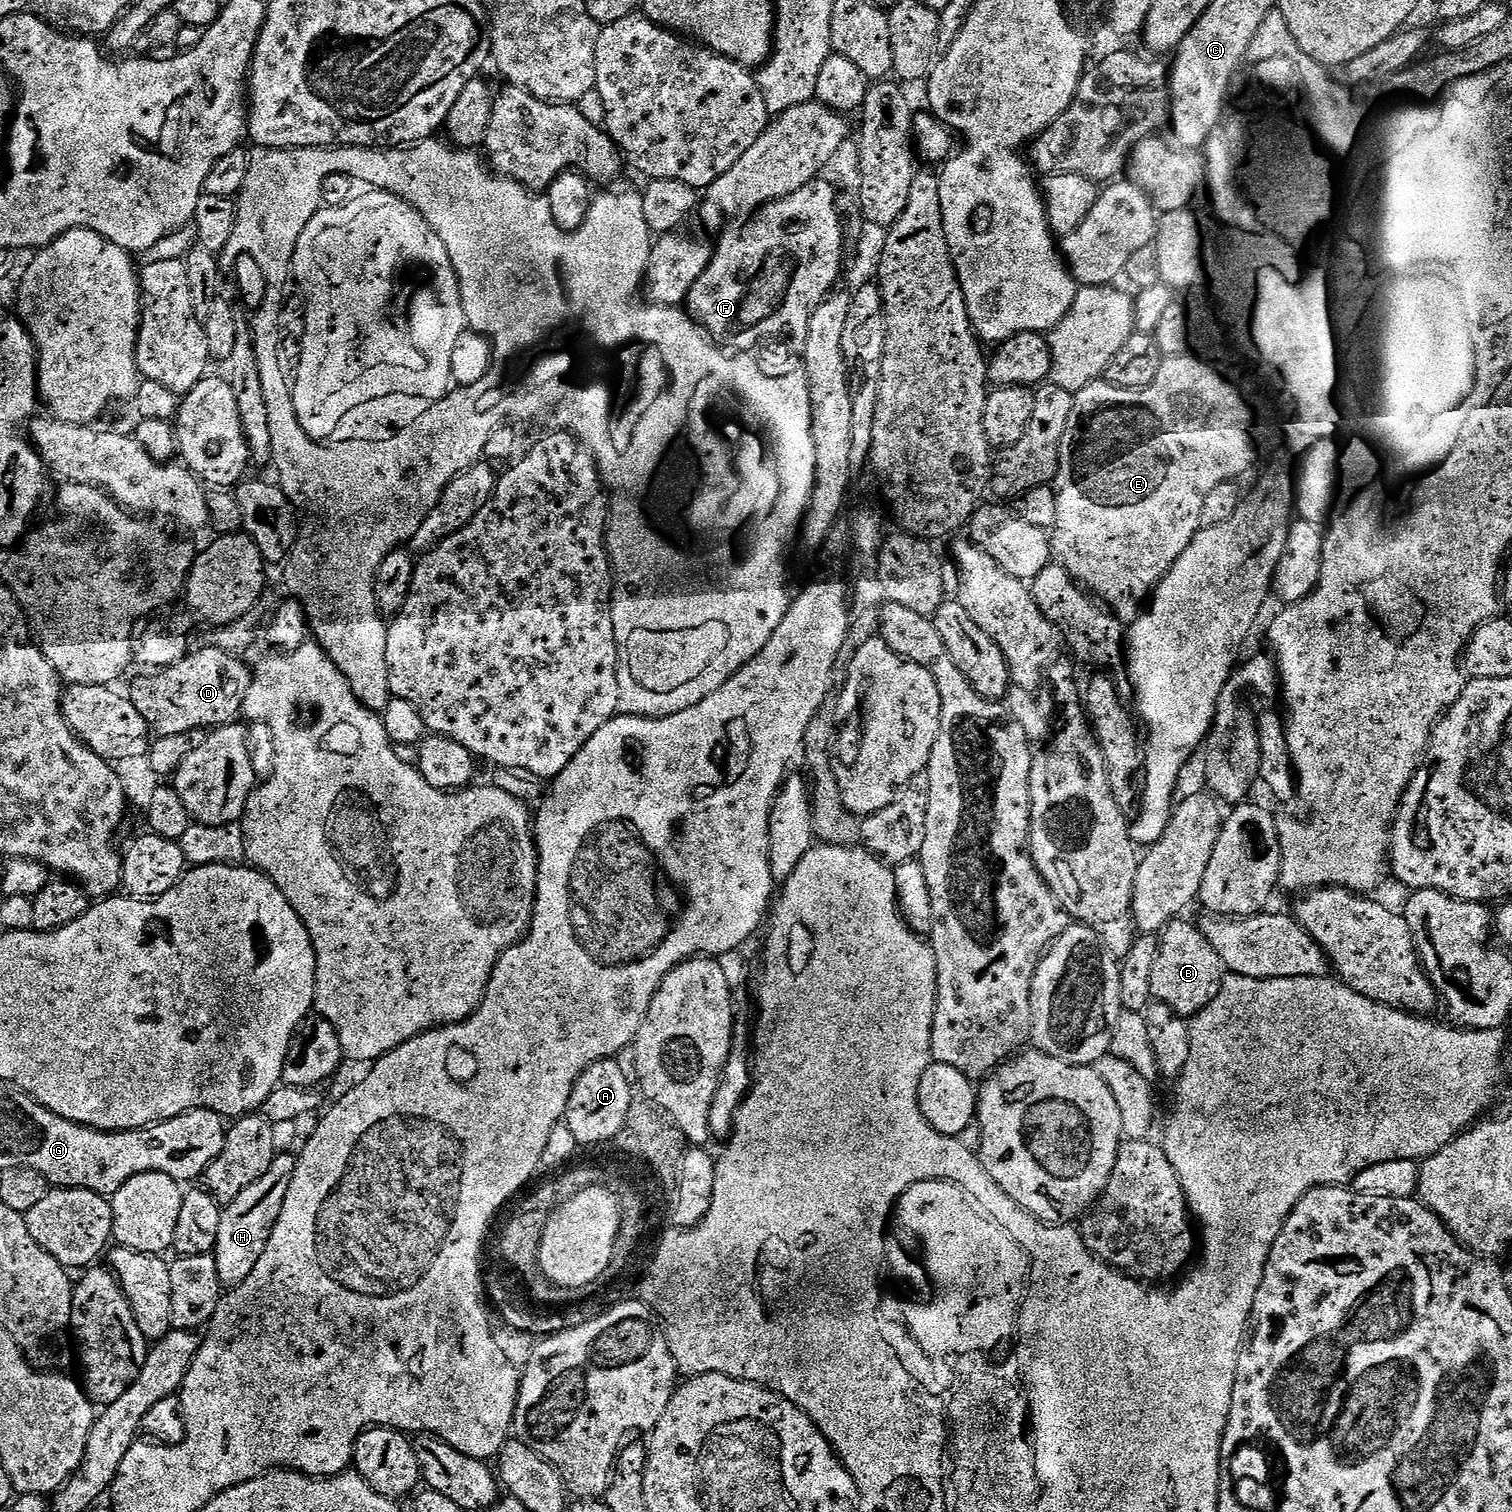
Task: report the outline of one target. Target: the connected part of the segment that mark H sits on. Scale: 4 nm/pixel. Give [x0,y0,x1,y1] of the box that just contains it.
[212,1153,296,1290]

